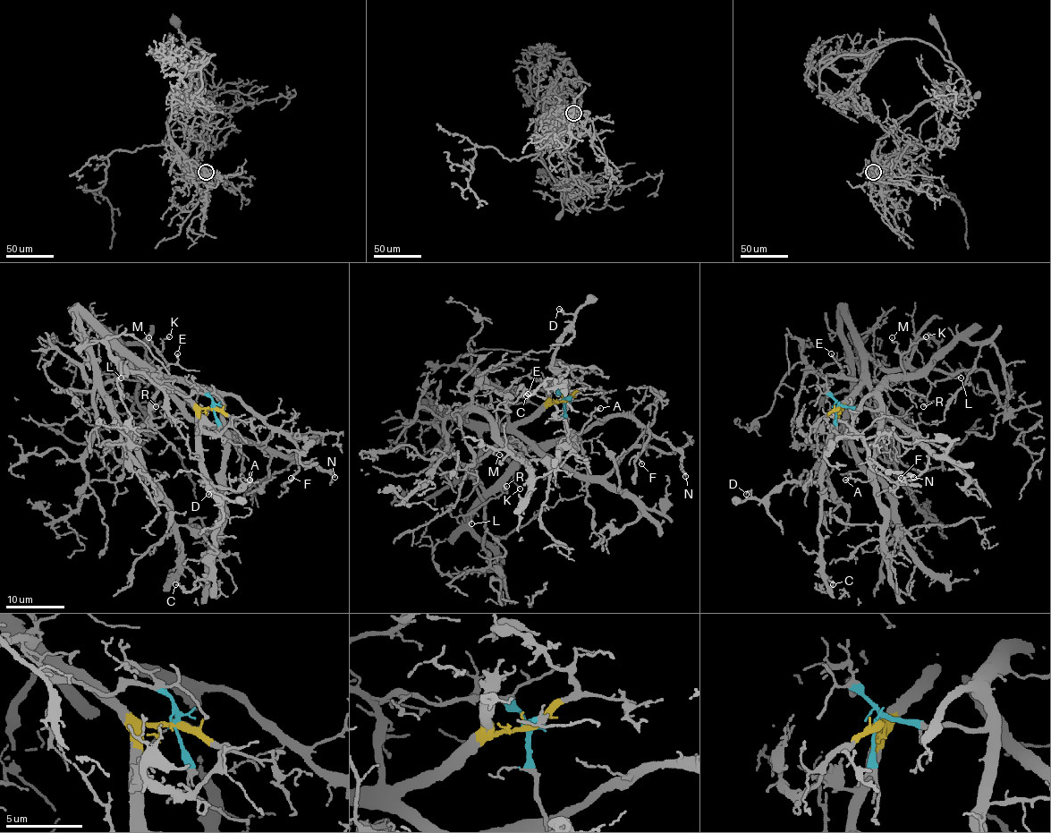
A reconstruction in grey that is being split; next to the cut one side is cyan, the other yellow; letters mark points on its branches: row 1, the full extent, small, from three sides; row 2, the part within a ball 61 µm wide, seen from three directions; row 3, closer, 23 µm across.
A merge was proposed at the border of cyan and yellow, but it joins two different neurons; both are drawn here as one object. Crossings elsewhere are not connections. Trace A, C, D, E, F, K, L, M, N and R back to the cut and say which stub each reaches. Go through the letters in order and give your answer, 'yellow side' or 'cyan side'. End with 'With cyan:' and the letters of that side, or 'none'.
A: cyan side
C: yellow side
D: yellow side
E: yellow side
F: cyan side
K: cyan side
L: cyan side
M: cyan side
N: cyan side
R: cyan side
With cyan: A, F, K, L, M, N, R

